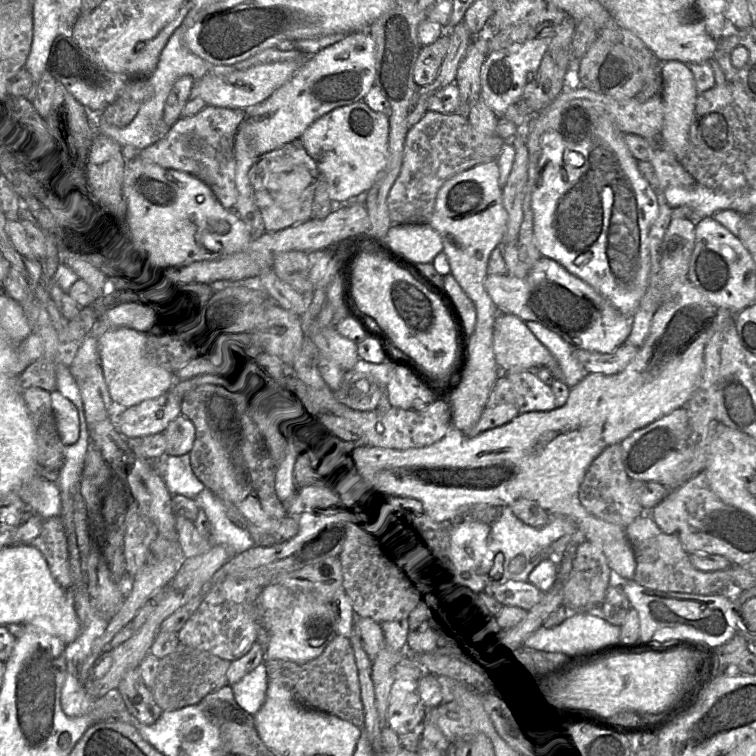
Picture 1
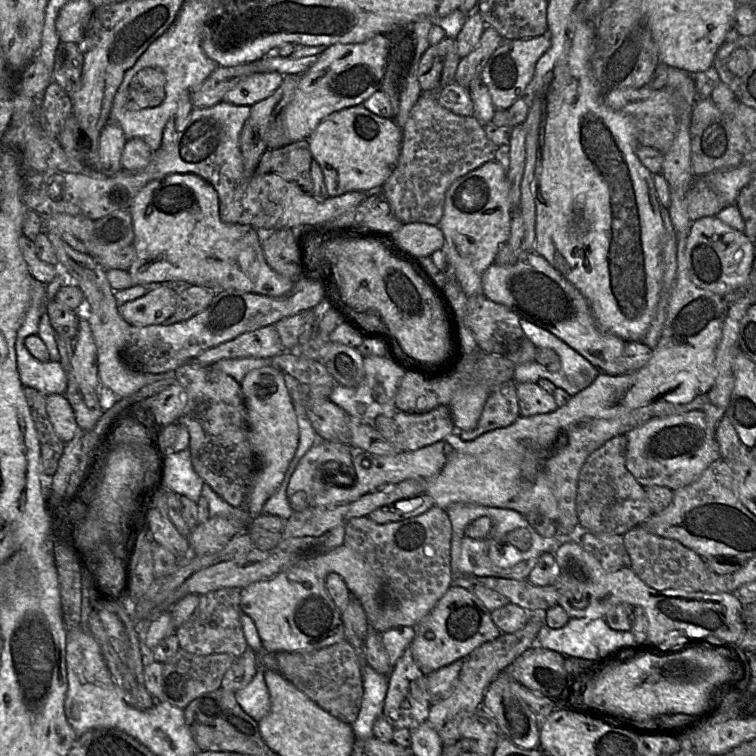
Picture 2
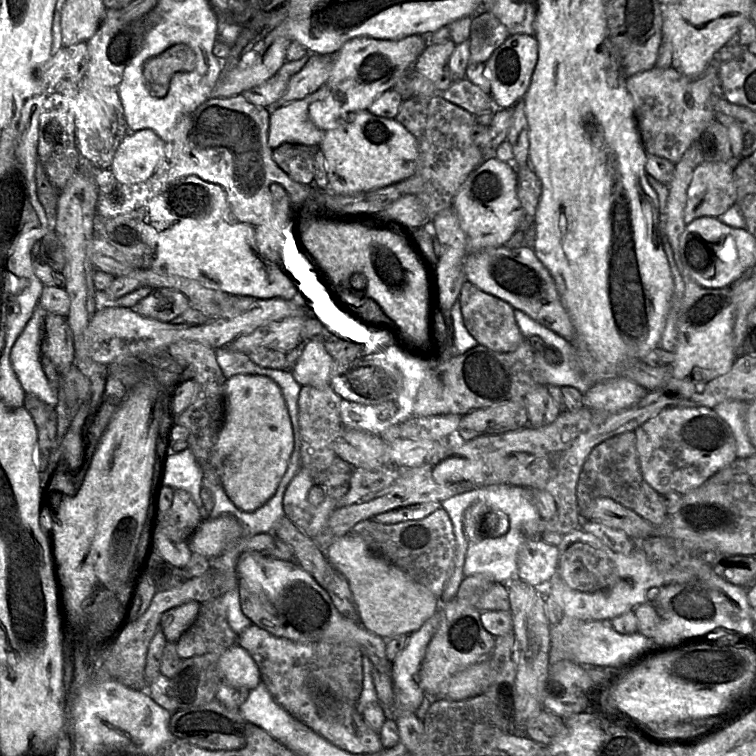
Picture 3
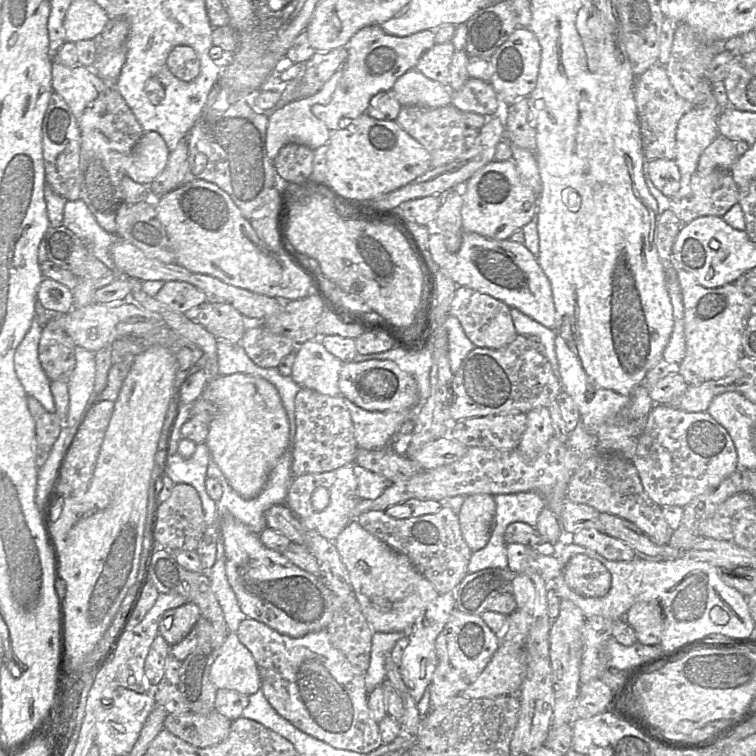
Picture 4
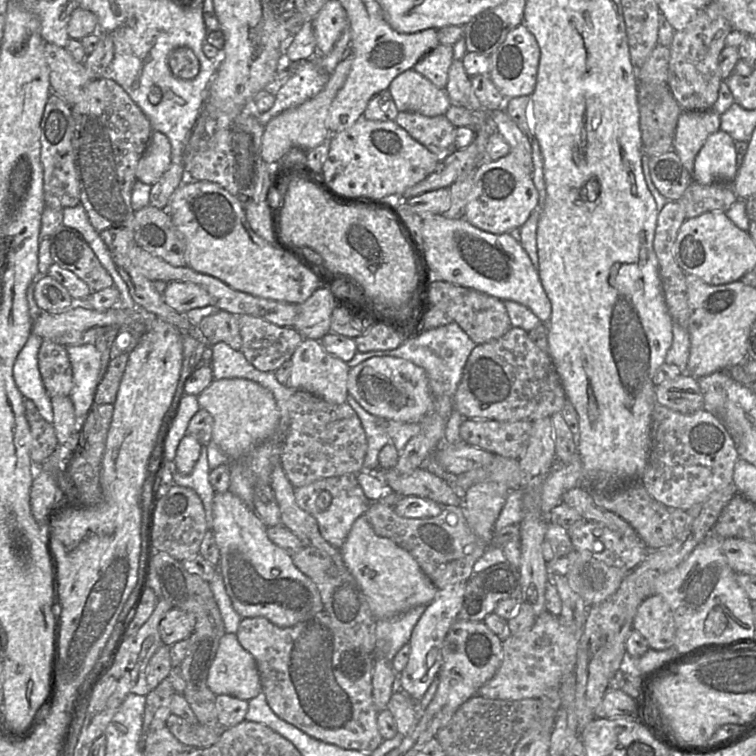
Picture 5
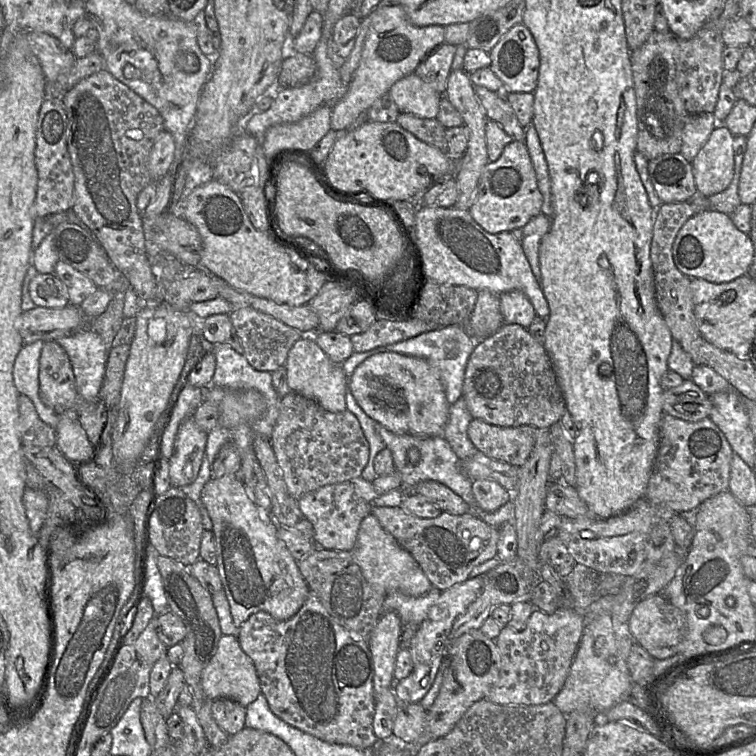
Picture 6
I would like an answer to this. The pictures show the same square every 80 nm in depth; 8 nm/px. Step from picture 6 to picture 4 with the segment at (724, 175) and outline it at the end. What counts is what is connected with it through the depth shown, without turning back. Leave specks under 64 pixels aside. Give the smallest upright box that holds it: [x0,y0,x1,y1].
[697,134,737,174]

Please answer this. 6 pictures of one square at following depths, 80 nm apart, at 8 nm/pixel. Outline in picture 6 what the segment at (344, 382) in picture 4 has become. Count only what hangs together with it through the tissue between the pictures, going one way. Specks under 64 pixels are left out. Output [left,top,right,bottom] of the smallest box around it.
[348,352,450,437]

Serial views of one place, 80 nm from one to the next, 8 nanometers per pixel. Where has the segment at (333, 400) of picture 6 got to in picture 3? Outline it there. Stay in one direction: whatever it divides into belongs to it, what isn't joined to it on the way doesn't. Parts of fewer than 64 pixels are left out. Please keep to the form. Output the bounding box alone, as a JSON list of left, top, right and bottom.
[292,337,334,389]

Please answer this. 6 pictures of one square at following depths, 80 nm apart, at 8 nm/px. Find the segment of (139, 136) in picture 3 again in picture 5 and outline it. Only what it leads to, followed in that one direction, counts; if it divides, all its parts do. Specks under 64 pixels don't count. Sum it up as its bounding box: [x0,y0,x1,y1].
[137,131,171,186]

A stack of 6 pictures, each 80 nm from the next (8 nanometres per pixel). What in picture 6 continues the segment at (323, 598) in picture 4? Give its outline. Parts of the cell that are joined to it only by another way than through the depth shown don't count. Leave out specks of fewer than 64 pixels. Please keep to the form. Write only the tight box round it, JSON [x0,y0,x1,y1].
[201,474,311,628]

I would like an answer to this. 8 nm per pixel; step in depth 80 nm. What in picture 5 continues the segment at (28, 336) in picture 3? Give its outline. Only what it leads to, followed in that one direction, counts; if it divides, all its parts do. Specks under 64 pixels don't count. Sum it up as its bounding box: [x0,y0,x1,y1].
[13,333,54,424]

